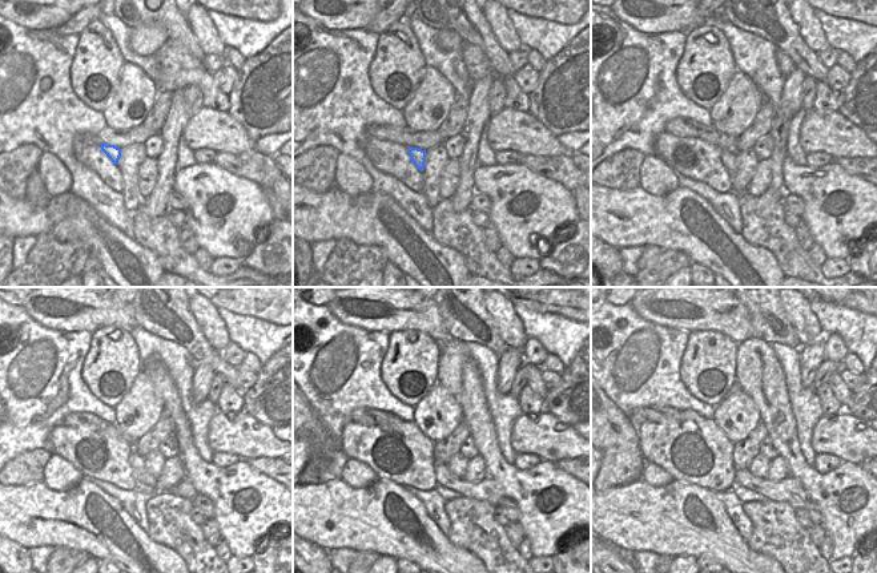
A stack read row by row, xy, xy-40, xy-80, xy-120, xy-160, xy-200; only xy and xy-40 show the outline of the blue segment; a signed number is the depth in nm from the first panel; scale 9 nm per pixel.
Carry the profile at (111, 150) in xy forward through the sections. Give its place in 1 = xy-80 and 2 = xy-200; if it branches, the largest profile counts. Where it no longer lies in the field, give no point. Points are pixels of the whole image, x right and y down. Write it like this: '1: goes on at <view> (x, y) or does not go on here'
1: goes on at xy-80 (728, 158)
2: goes on at xy-200 (791, 491)

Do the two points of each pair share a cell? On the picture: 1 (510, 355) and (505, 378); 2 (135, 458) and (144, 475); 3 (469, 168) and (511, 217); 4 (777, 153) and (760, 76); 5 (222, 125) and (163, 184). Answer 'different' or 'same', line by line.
1: same
2: same
3: different
4: different
5: different

